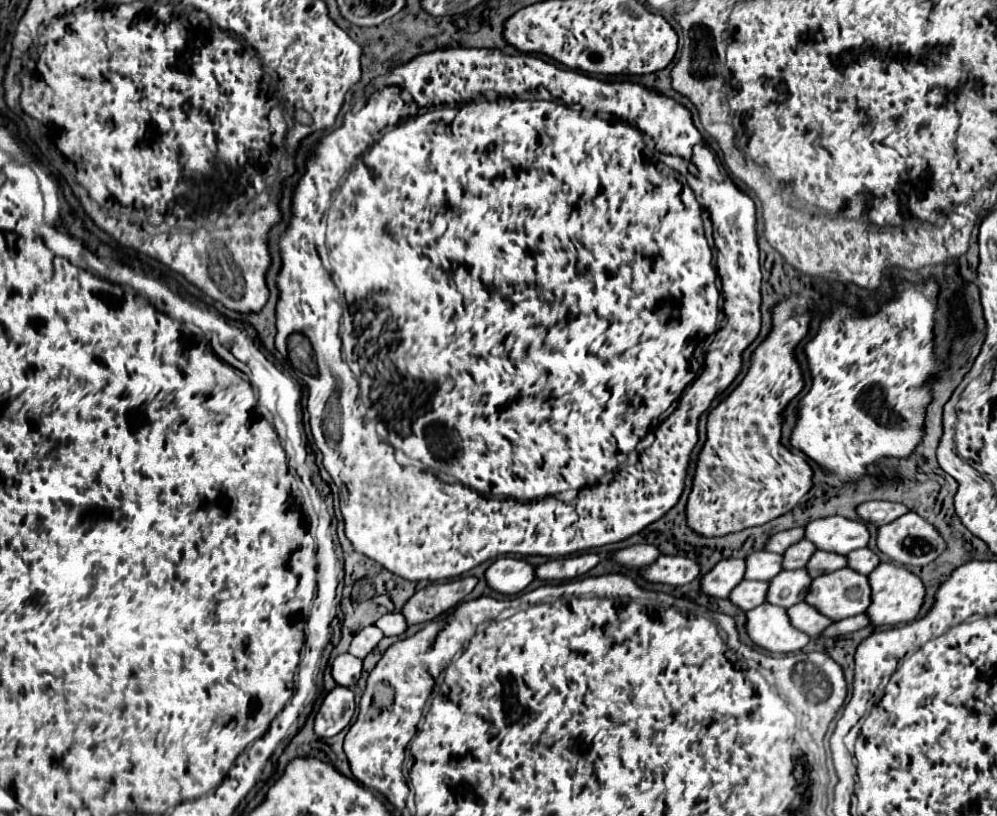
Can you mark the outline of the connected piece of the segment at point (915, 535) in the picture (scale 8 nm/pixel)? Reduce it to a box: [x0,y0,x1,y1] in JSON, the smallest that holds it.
[878,513,944,565]

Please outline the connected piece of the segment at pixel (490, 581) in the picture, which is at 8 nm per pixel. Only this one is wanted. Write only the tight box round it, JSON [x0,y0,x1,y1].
[484,557,534,595]

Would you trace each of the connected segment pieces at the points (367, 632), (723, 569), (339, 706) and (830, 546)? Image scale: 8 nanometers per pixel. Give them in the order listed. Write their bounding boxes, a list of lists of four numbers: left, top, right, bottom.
[[348,625,384,659],[700,559,744,599],[314,687,354,737],[804,515,868,555]]

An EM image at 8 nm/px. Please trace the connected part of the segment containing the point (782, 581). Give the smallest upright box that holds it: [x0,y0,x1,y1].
[766,569,812,609]

